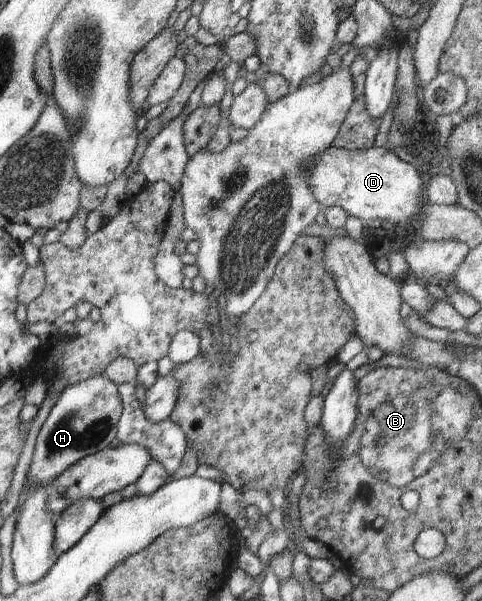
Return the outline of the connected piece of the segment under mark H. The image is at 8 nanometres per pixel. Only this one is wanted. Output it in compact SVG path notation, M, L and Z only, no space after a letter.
M103 374L96 375L64 388L40 429L30 470L28 483L34 487L50 487L52 481L62 475L87 455L98 453L114 441L117 423L122 413L122 399L118 386Z

